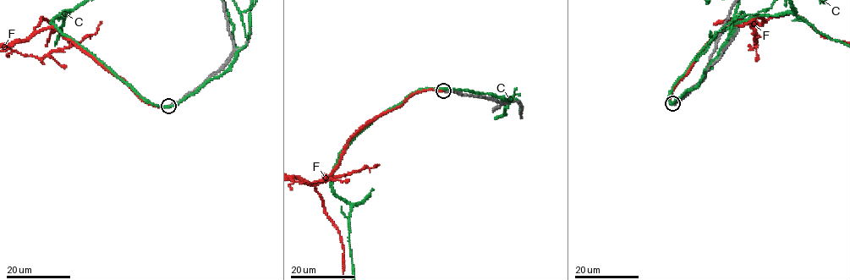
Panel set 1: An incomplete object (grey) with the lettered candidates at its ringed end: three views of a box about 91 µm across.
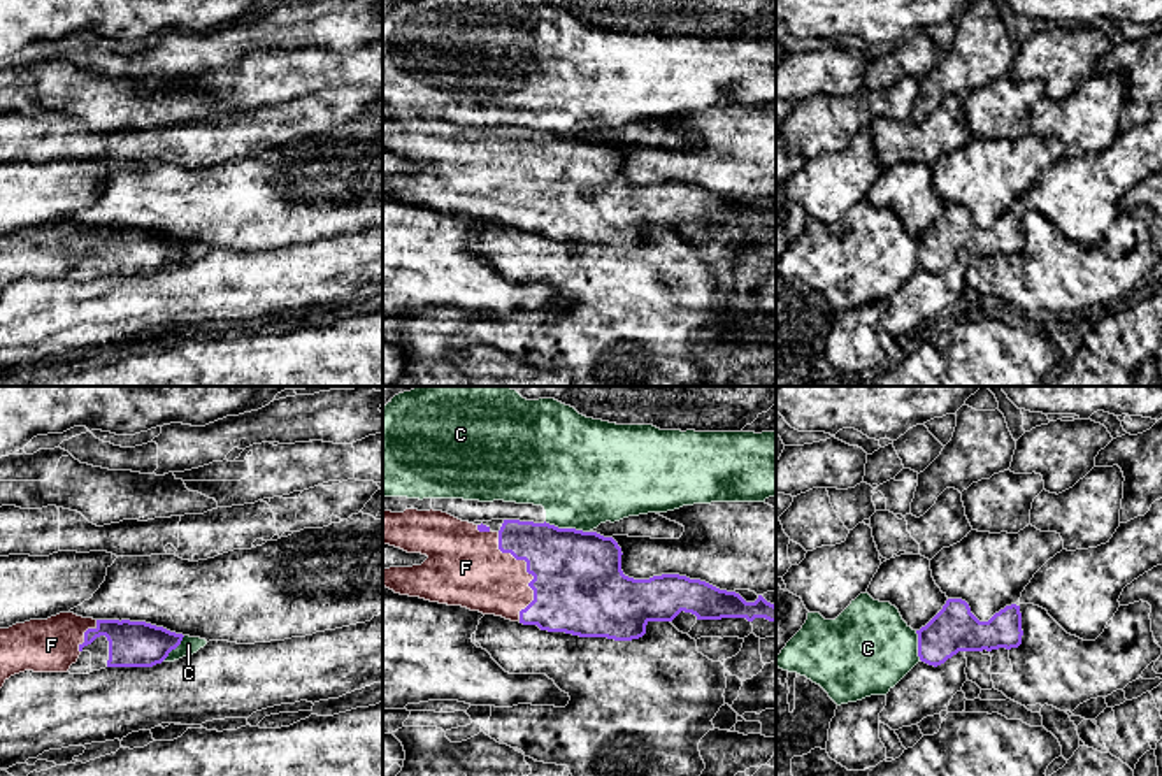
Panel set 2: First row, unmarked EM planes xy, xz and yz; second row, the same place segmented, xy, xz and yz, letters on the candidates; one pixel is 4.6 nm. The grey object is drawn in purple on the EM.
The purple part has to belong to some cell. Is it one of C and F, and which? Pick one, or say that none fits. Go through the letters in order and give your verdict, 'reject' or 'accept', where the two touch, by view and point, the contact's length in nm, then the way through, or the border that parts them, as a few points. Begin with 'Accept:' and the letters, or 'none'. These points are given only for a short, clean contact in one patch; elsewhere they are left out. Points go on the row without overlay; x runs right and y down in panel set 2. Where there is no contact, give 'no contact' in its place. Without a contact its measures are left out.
Accept: F
C: reject; contact xz (567, 136); length 220 nm; border xz (545, 129), (555, 134), (574, 134), (588, 139)
F: accept; contact xz (527, 178); length 420 nm

